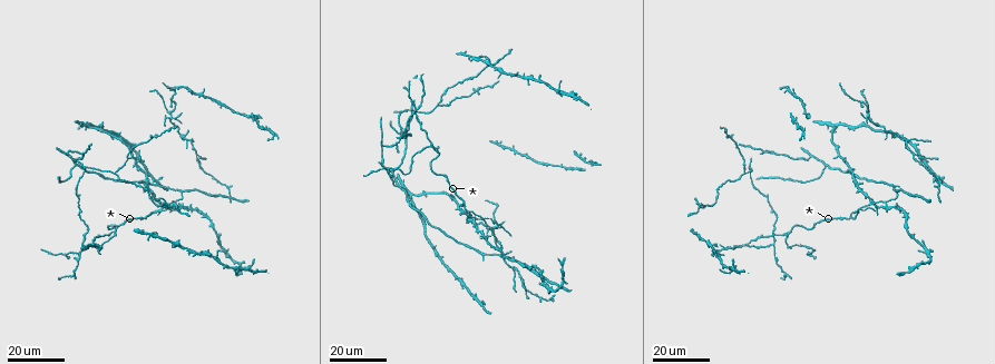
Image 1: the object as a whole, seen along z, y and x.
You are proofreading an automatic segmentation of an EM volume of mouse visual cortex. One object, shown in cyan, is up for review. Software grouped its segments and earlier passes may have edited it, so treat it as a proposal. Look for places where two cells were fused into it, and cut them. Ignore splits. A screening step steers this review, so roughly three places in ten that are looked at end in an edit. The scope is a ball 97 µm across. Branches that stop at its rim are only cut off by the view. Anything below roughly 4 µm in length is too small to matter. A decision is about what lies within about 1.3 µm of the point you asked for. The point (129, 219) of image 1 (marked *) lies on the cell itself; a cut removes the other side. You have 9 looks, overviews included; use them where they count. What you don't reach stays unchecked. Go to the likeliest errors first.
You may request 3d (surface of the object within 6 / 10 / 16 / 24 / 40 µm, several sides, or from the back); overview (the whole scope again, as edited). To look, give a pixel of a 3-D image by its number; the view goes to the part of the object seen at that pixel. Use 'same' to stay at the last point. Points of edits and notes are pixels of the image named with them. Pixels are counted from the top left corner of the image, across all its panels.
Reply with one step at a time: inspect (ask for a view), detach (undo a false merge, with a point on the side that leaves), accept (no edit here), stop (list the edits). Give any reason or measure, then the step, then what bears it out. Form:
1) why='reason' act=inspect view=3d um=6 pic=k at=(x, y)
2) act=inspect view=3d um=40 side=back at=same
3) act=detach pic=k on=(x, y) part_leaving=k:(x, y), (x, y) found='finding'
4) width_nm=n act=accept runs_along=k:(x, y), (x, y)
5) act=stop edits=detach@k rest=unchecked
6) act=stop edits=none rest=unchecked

why='two arms in line, one across' act=inspect view=3d um=16 pic=1 at=(197, 153)

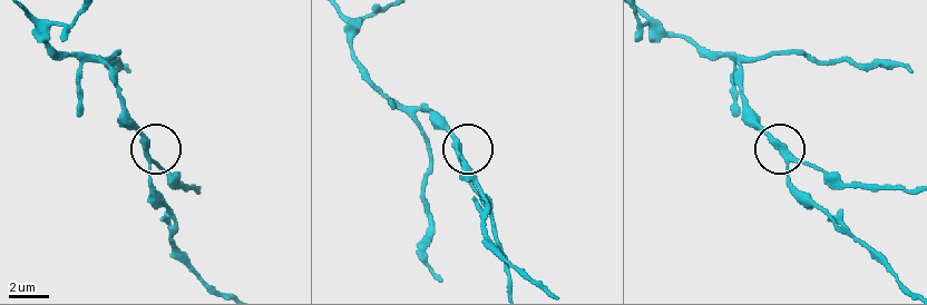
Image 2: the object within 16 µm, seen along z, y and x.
act=inspect view=3d um=10 pic=2 at=(151, 160)

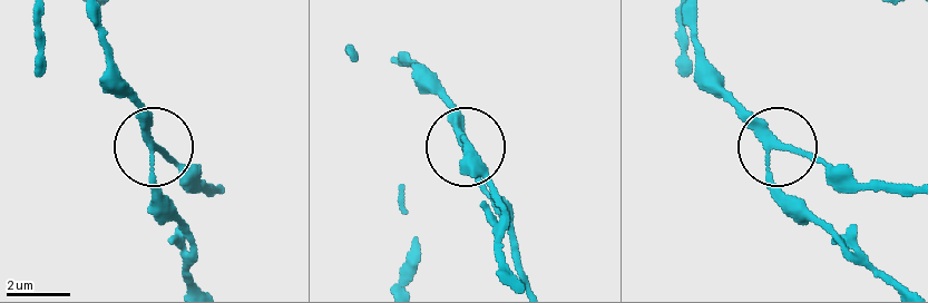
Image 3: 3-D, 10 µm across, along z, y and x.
act=inspect view=3d um=10 side=back pic=3 at=(780, 142)

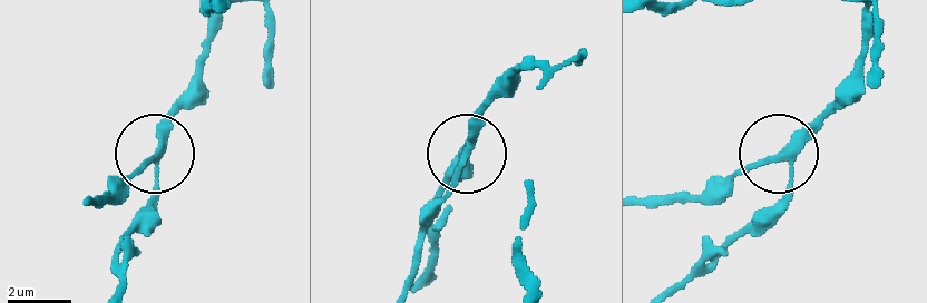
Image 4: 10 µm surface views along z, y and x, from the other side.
side_arm_um=10 act=accept runs_along=4:(681, 285), (777, 197), (790, 166), (769, 155), (724, 187) found='one cell here'

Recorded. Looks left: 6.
why='looks like a crossing' act=inspect view=3d um=16 pic=1 at=(168, 113)

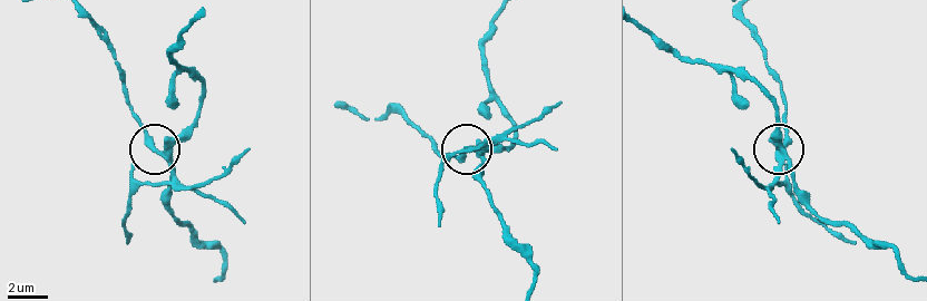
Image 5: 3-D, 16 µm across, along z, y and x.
why='closer look' act=inspect view=3d um=6 pic=5 at=(778, 150)

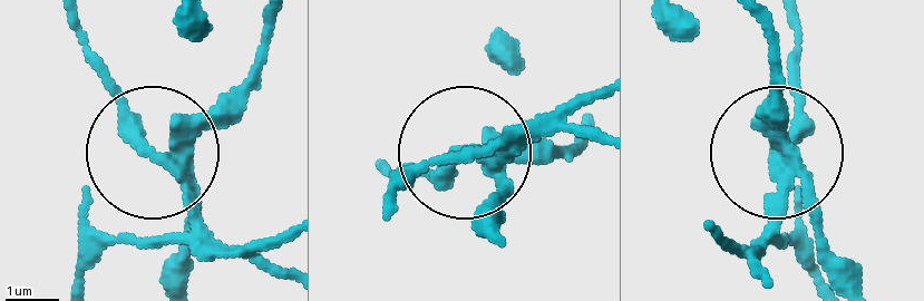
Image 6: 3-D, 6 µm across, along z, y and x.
side_arm_um=13 act=detach pic=6 on=(198, 241) part_leaving=6:(168, 166), (80, 23) found='a second cell is stuck on'

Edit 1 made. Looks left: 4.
act=inspect view=overview

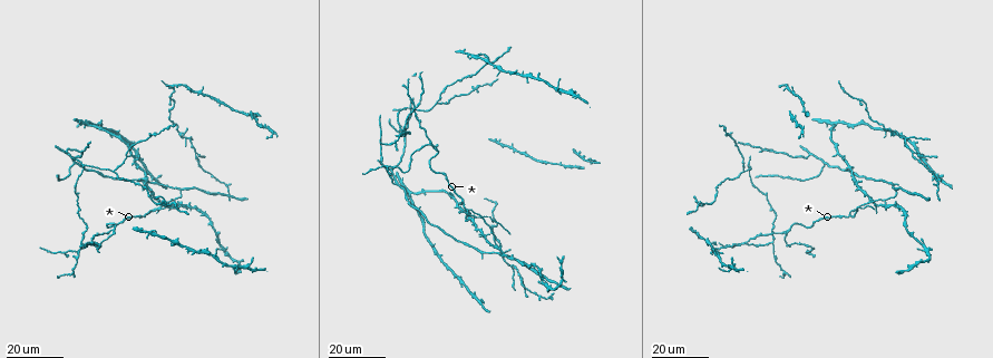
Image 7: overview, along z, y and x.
why='three-way junction' act=inspect view=3d um=24 pic=7 at=(187, 139)

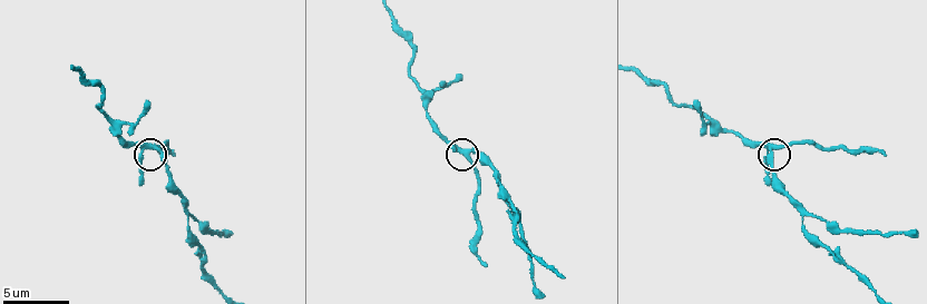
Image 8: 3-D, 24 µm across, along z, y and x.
act=inspect view=3d um=10 pic=8 at=(469, 158)

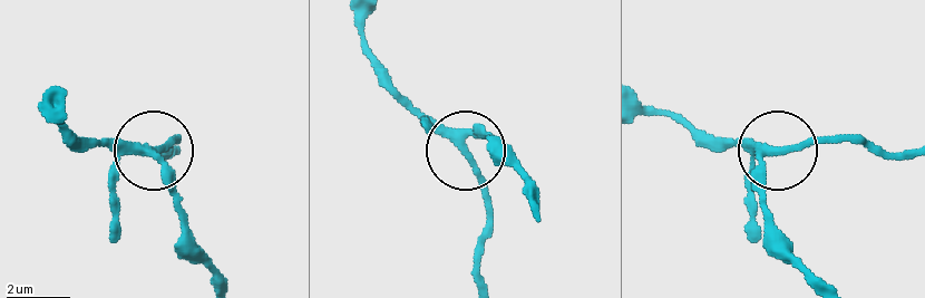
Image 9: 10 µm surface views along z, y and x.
act=accept runs_along=9:(535, 202), (482, 135), (468, 159), (493, 220) found='one cell here'

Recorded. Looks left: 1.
why='four or more arms meet' act=inspect view=3d um=16 pic=8 at=(118, 122)

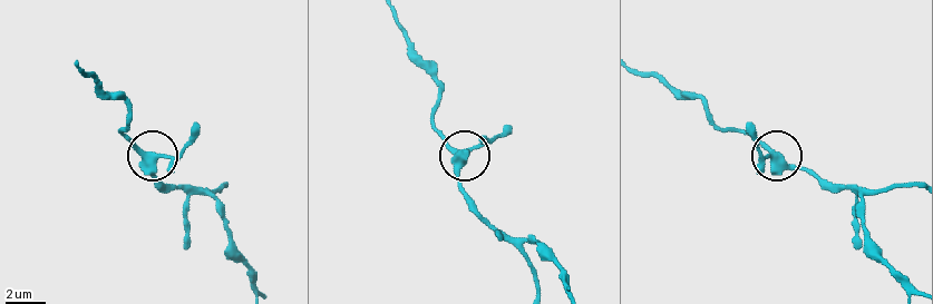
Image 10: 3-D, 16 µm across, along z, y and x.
width_nm=370 act=accept runs_along=10:(907, 293), (857, 193), (758, 145) found='continuous, no second cell'

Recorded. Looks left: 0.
act=stop edits=detach@6 rest=unchecked

